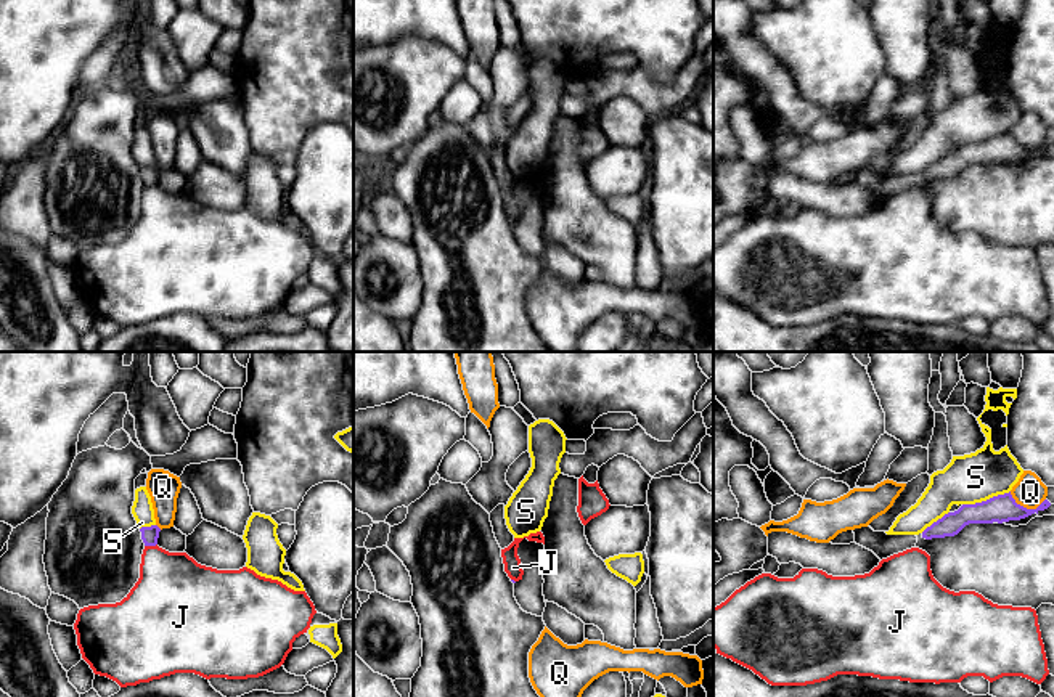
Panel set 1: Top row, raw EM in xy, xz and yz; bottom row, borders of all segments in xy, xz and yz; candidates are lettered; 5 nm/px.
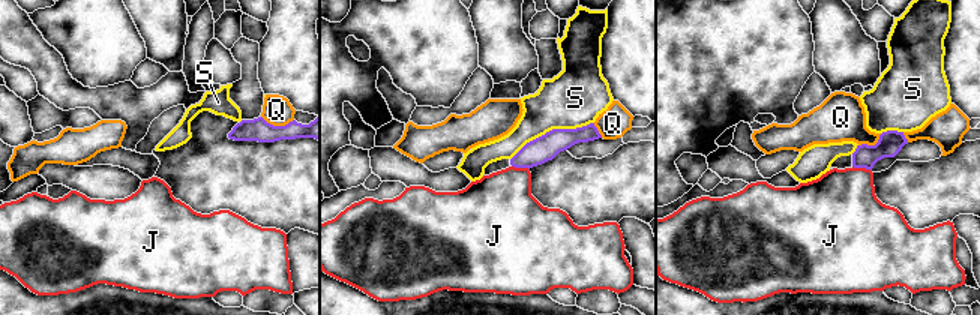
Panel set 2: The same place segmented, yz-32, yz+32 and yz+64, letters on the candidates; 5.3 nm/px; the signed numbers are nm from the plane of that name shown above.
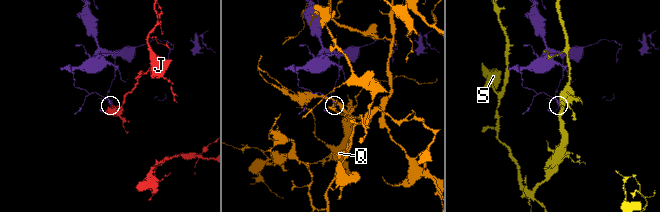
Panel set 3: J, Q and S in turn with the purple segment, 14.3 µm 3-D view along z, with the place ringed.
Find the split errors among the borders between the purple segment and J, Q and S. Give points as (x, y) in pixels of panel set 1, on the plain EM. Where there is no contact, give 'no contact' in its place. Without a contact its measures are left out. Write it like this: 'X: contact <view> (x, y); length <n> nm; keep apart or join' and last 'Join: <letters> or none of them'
J: contact xy (150, 185); length 70 nm; keep apart
Q: contact yz (1025, 148); length 190 nm; keep apart
S: contact yz (987, 140); length 260 nm; keep apart
Join: none of them

